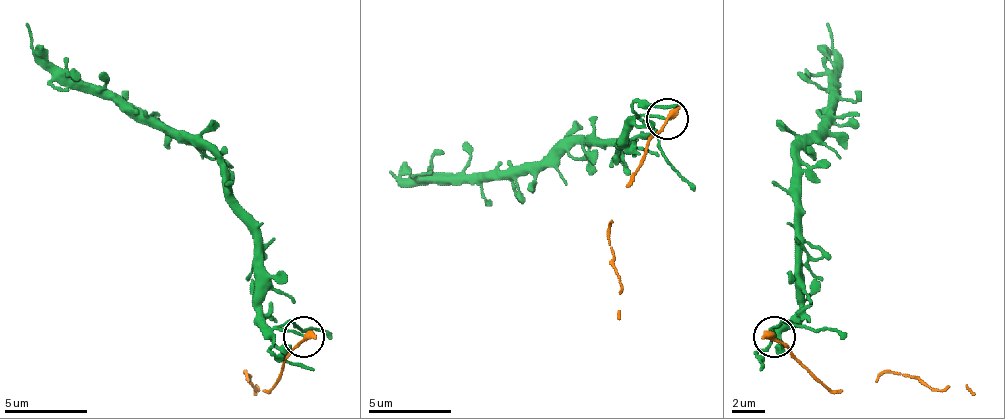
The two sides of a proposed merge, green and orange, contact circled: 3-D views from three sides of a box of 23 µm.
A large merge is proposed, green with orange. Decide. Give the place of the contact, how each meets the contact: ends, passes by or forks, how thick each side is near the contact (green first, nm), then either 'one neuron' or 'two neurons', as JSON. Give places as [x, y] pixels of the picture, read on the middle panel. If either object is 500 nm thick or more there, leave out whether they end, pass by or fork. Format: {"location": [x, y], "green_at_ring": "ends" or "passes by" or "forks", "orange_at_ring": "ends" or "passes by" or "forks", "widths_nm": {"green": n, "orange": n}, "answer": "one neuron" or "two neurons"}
{"location": [667, 119], "green_at_ring": "ends", "orange_at_ring": "ends", "widths_nm": {"green": 150, "orange": 400}, "answer": "two neurons"}

